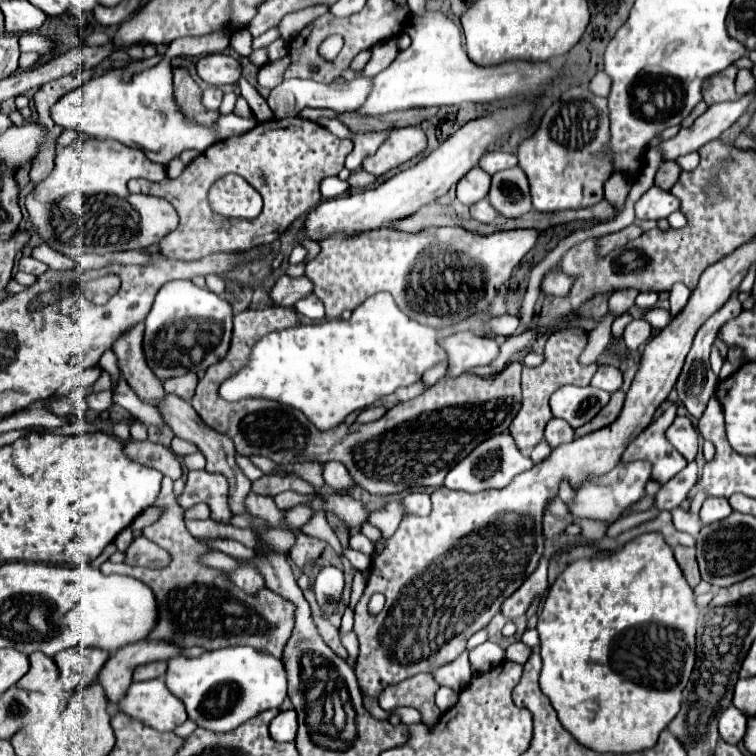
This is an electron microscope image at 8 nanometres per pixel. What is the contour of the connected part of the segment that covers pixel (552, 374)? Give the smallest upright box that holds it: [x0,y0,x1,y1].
[510,328,598,454]

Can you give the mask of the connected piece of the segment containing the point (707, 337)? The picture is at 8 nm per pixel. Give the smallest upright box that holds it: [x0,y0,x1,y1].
[676,294,742,418]

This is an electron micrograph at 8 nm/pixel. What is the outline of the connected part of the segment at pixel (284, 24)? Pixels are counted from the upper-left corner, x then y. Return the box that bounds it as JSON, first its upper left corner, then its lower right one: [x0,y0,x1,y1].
[280,4,328,40]

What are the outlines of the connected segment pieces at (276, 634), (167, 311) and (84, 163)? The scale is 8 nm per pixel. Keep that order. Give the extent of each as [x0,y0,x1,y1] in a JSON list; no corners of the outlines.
[[100,478,294,658],[144,280,232,380],[26,140,178,256]]

